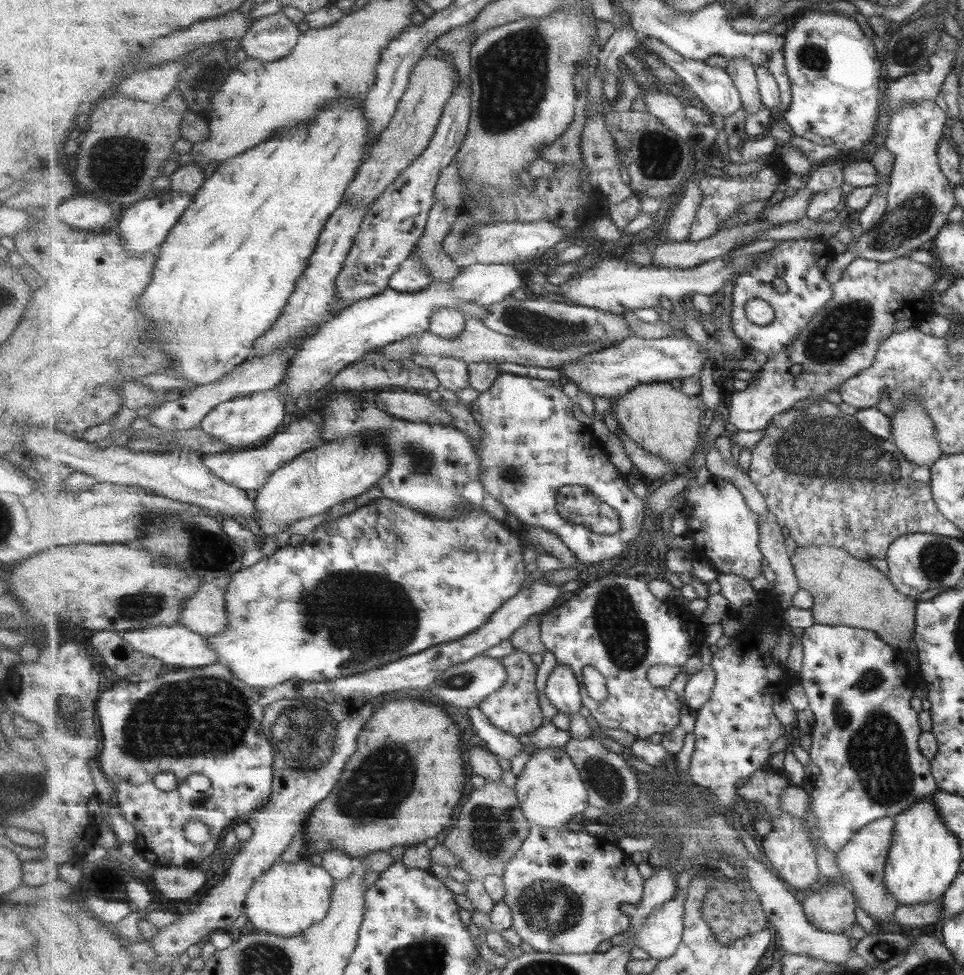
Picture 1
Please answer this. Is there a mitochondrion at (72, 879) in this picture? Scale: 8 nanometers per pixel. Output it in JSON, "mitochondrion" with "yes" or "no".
{"mitochondrion":"no"}

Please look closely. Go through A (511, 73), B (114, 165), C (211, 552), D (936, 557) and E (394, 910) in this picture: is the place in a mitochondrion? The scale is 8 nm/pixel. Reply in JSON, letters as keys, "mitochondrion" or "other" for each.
{"A":"mitochondrion","B":"mitochondrion","C":"mitochondrion","D":"mitochondrion","E":"other"}

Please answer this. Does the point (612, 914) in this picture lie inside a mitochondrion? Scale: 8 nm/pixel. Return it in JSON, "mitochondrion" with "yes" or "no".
{"mitochondrion":"no"}

